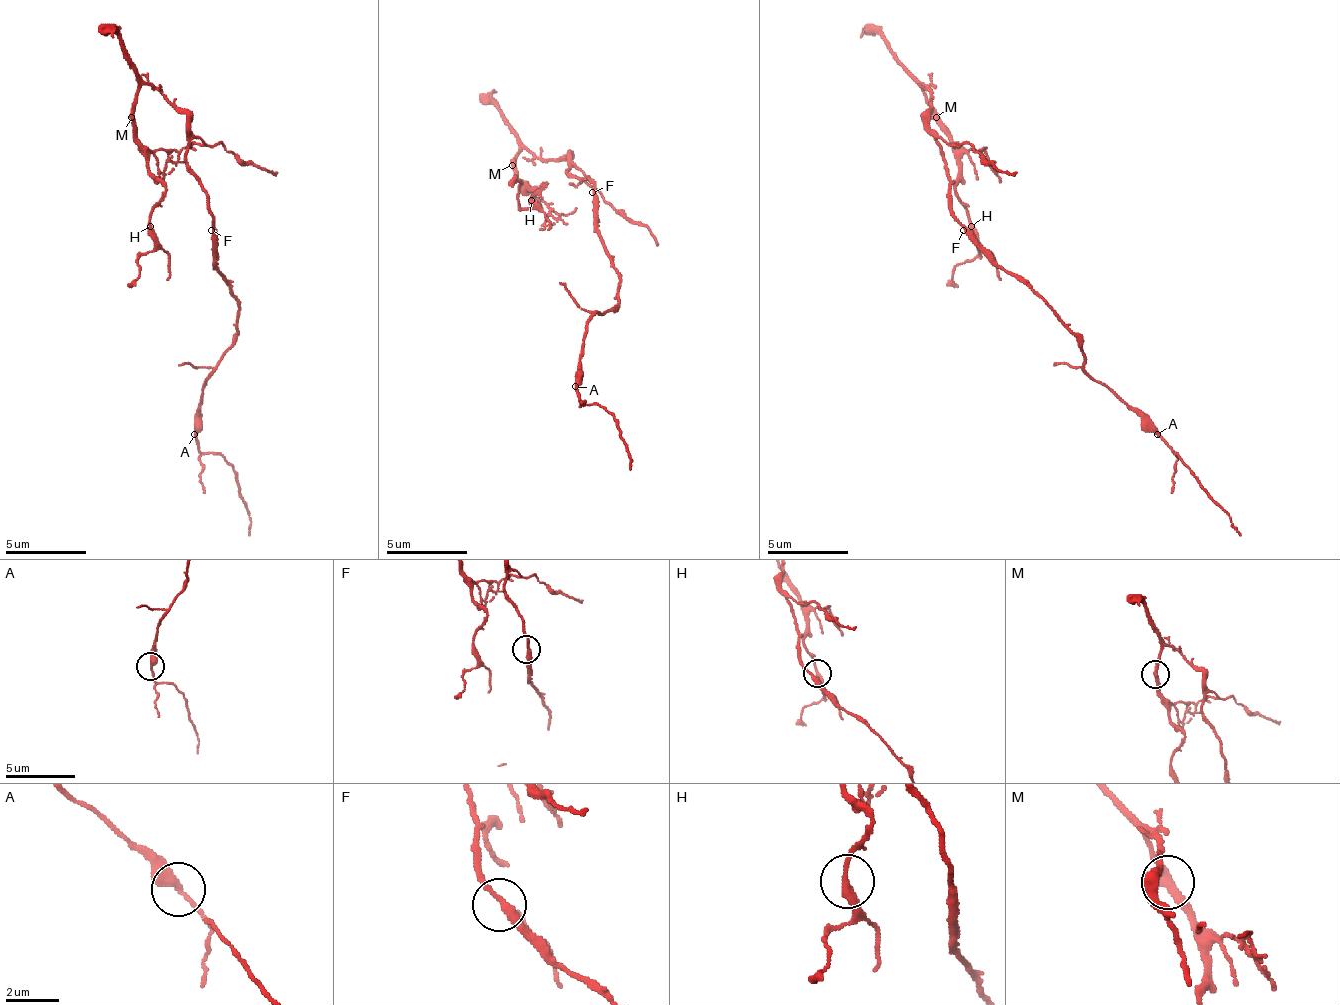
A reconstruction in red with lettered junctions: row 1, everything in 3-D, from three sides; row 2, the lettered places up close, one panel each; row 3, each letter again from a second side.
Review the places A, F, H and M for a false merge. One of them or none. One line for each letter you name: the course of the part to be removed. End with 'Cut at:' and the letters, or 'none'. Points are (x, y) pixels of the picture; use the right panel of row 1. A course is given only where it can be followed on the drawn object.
Cut at: none

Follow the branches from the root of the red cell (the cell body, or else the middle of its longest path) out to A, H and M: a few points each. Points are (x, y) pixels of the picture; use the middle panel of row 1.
A: (596, 192), (596, 233), (617, 273), (617, 302), (588, 322), (576, 387)
H: (596, 192), (568, 172), (568, 156), (535, 160), (519, 152), (515, 176), (527, 188), (548, 184), (531, 200)
M: (596, 192), (588, 180), (568, 172), (568, 156), (535, 160), (527, 152), (519, 152), (511, 164)

